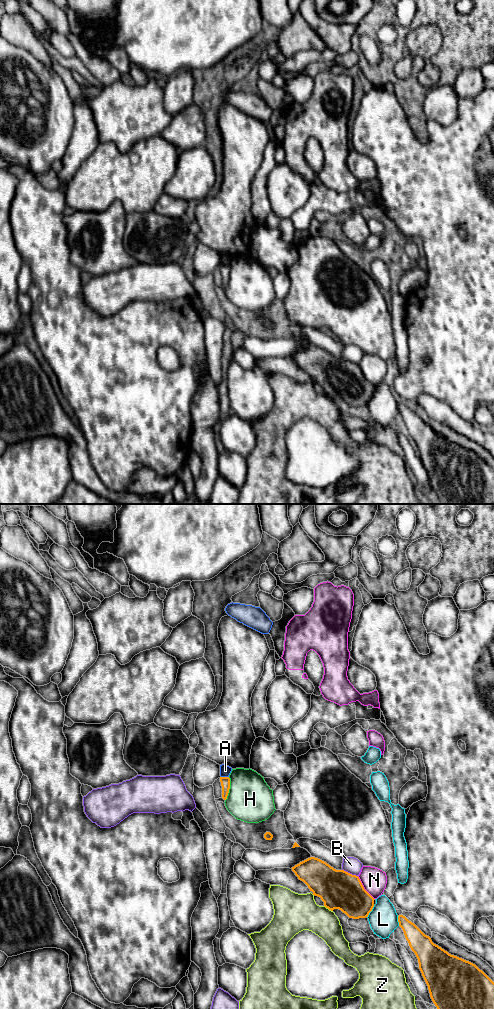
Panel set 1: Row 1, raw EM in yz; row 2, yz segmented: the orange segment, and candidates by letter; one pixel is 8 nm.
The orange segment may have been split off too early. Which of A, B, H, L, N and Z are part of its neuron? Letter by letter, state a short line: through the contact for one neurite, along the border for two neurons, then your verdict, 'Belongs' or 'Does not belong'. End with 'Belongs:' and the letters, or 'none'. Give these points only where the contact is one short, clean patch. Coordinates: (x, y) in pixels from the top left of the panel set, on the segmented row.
A: Line: yz (221, 776), (228, 777). Does not belong
B: Does not belong
H: Does not belong
L: Does not belong
N: Does not belong
Z: Line: yz (324, 905), (332, 911). Does not belong
Belongs: none

